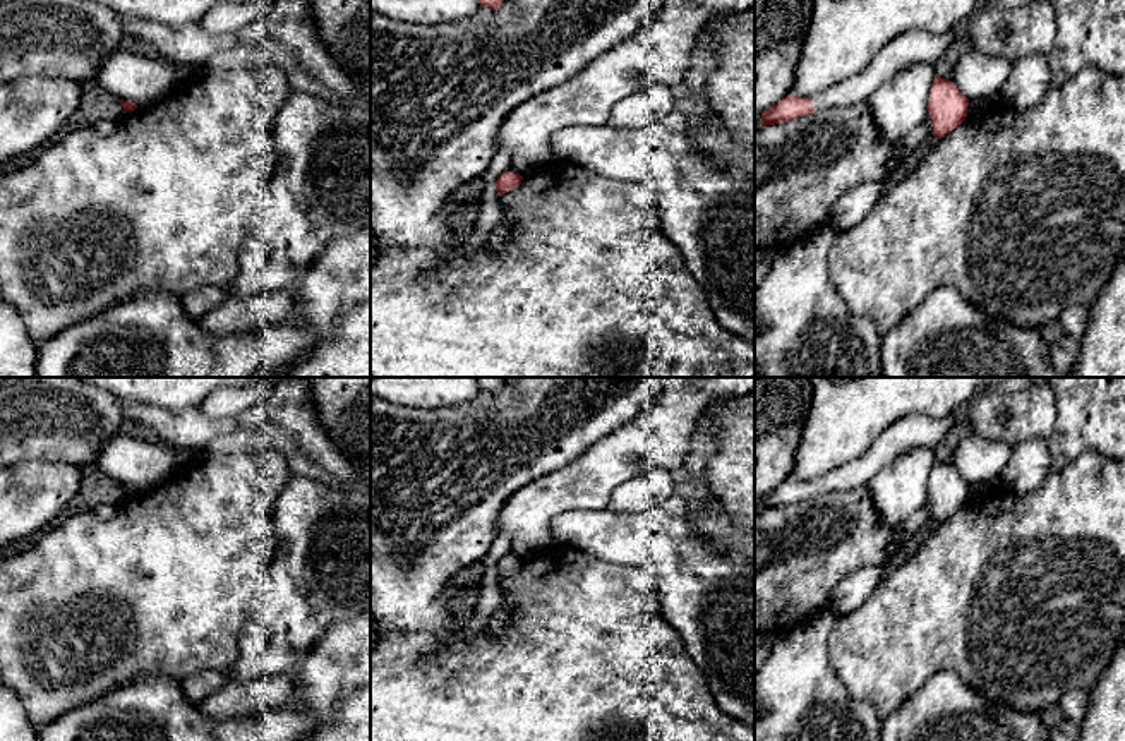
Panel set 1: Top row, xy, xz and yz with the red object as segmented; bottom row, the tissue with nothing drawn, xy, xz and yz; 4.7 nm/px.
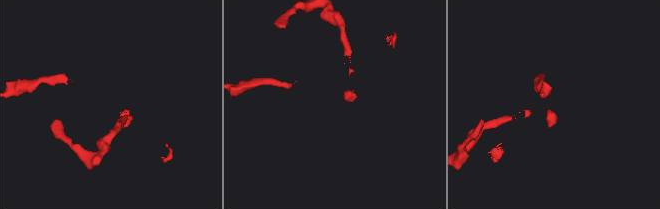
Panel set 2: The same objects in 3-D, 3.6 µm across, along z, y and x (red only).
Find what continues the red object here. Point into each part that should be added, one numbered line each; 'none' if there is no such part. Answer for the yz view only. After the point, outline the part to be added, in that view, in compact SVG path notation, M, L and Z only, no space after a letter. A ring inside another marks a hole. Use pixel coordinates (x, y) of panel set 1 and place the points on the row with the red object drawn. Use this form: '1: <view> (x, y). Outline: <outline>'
1: yz (914, 47). Outline: M907 29L883 46L857 75L811 98L815 111L866 101L881 84L912 65L933 65L947 50L954 33L933 34Z

